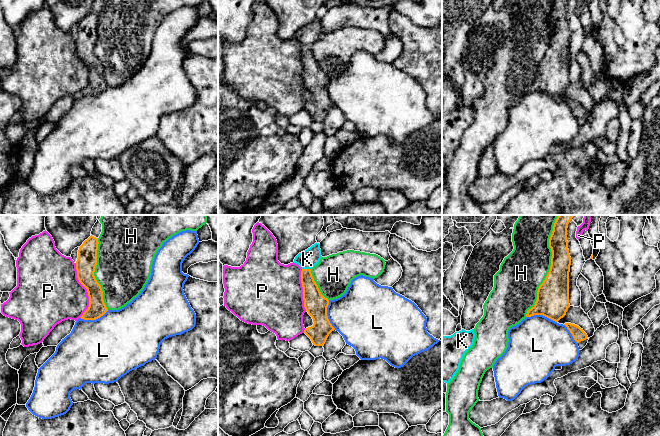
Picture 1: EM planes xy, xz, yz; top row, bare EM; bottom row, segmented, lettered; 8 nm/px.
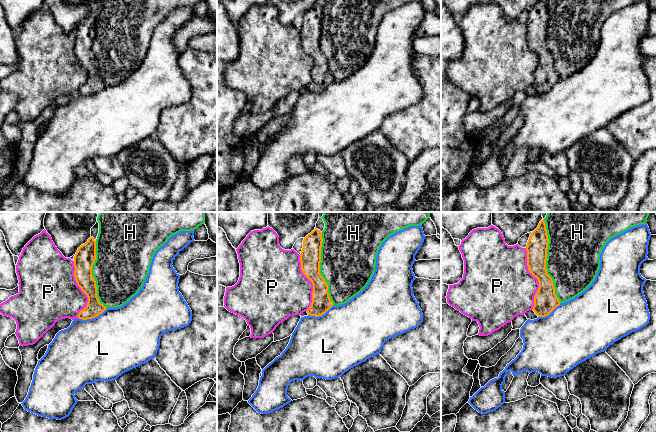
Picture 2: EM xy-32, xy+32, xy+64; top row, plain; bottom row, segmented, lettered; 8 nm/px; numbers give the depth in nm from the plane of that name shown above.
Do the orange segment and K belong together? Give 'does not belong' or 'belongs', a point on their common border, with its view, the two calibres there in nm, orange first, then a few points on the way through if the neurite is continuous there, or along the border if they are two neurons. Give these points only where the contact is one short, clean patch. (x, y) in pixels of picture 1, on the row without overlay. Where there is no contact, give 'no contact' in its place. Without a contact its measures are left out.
belongs; contact xz (306, 45); calibres 160 and 150 nm; way xz (313, 75), (306, 54), (306, 45), (307, 35)

